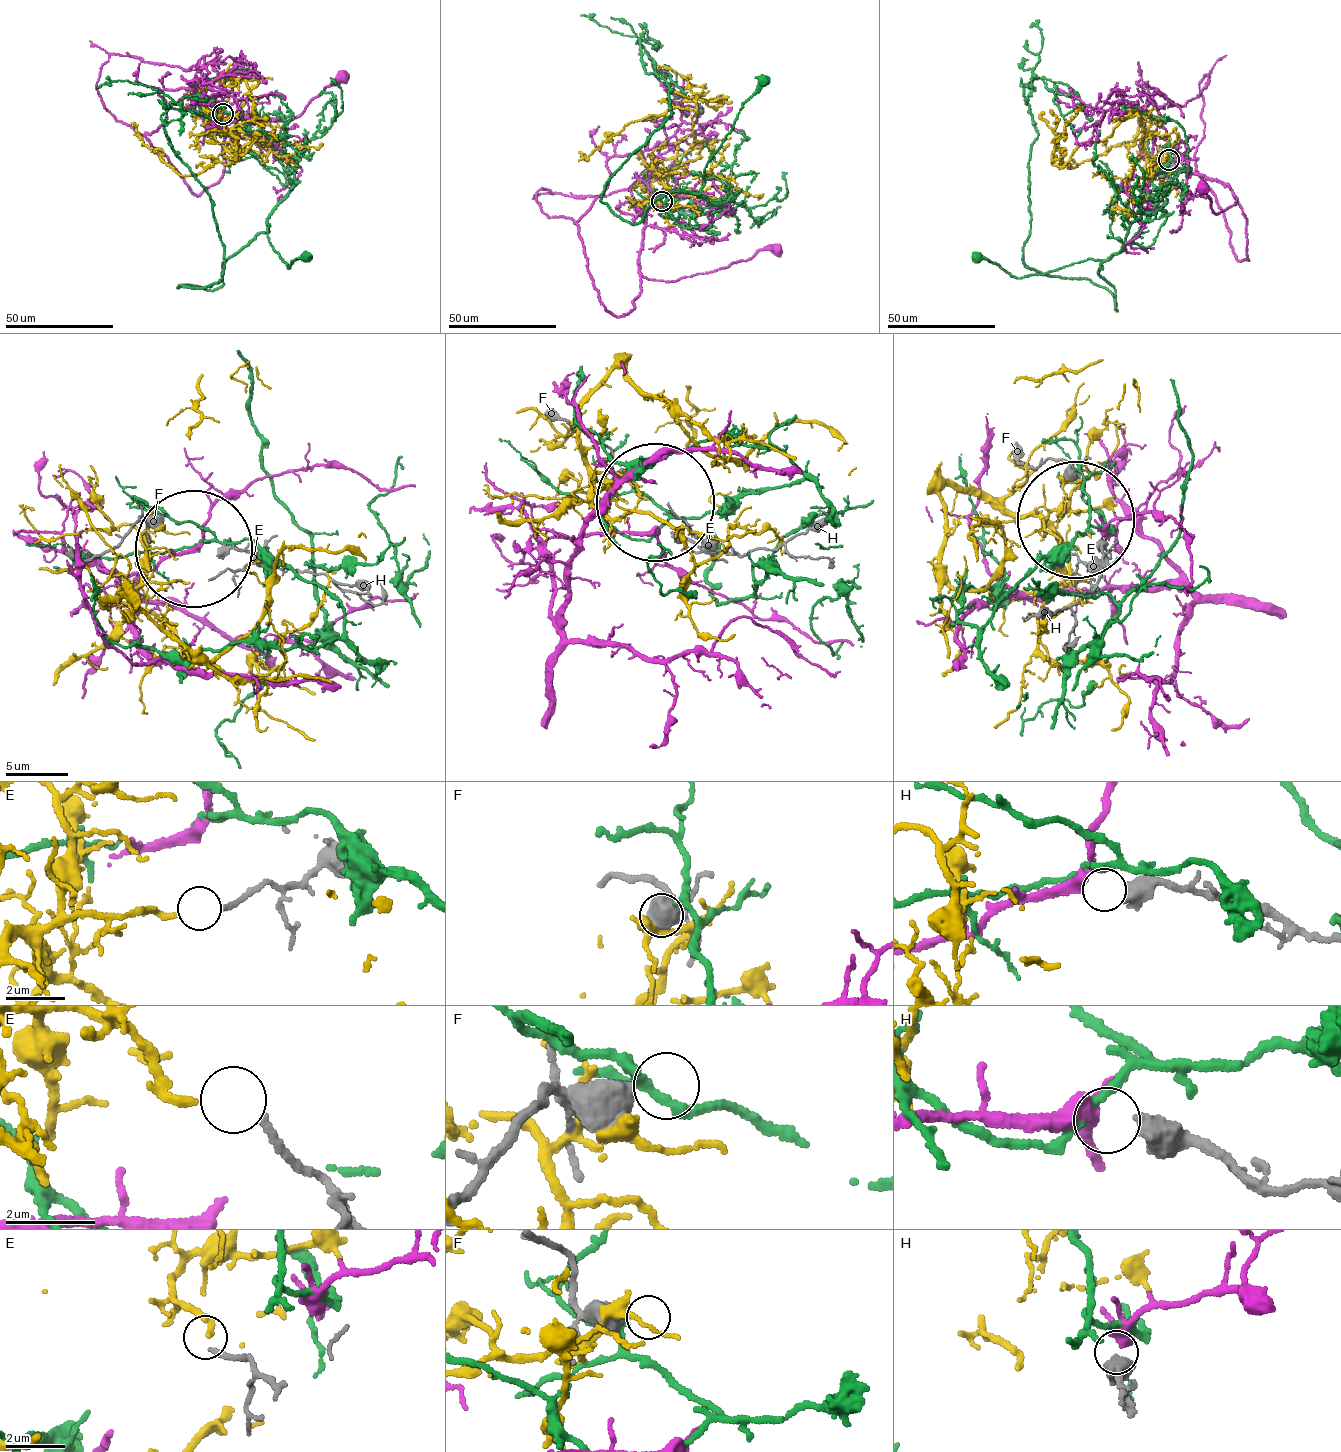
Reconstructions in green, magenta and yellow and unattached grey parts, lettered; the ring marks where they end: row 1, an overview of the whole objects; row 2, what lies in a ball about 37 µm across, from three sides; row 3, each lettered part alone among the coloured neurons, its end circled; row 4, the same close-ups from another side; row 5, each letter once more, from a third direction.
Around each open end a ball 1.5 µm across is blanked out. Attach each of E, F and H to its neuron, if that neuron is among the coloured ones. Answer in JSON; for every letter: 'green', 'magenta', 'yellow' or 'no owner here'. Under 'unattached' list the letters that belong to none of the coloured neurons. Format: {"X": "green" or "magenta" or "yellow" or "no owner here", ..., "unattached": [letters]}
{"E": "yellow", "F": "no owner here", "H": "magenta", "unattached": ["F"]}

